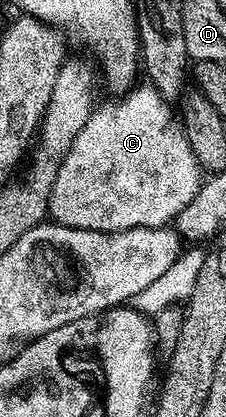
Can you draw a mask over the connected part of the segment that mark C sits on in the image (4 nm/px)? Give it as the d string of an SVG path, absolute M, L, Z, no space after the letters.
M137 83L119 98L112 99L116 100L108 100L105 104L97 103L93 107L92 113L88 115L86 126L82 126L82 130L78 130L78 138L74 138L62 166L58 166L58 174L54 178L54 186L50 190L48 216L62 226L78 230L94 230L95 232L125 232L135 228L162 228L171 225L175 221L176 215L198 194L202 183L202 169L198 158L194 156L194 150L190 150L190 142L186 142L183 127L178 123L173 109L172 112L168 109L171 108L169 101L164 100L152 84Z

